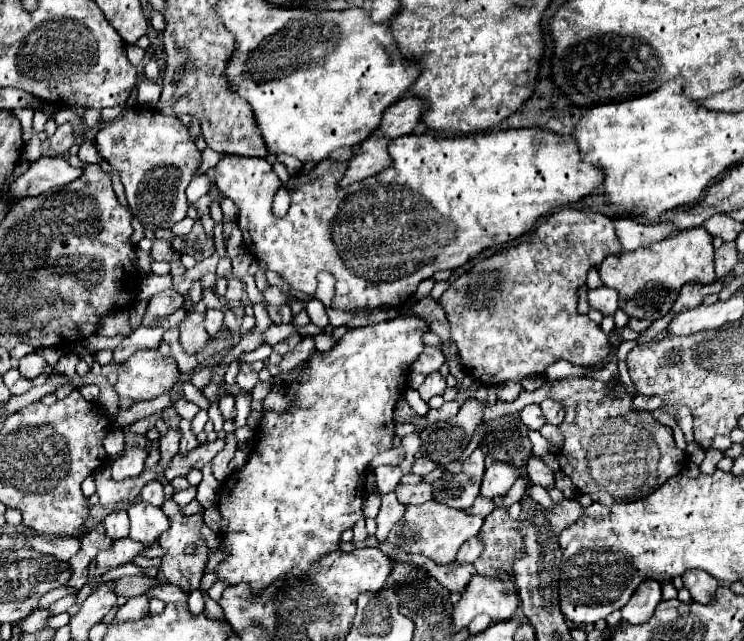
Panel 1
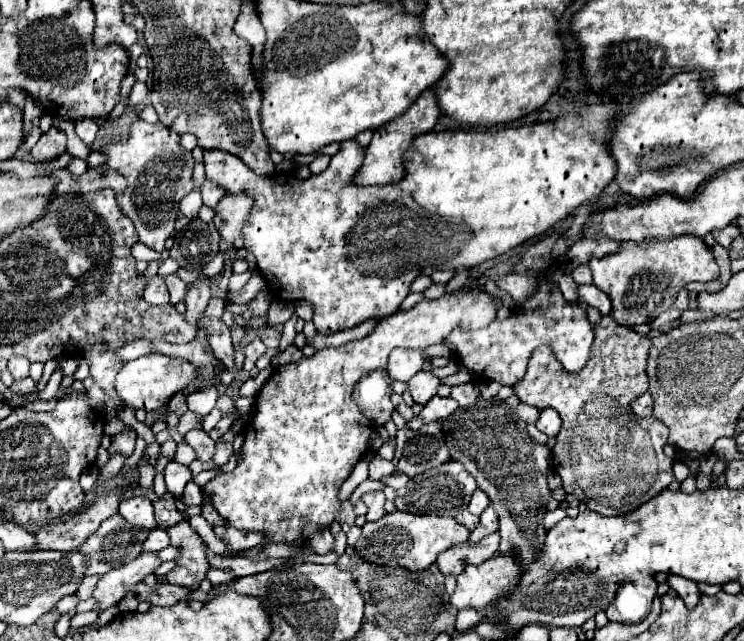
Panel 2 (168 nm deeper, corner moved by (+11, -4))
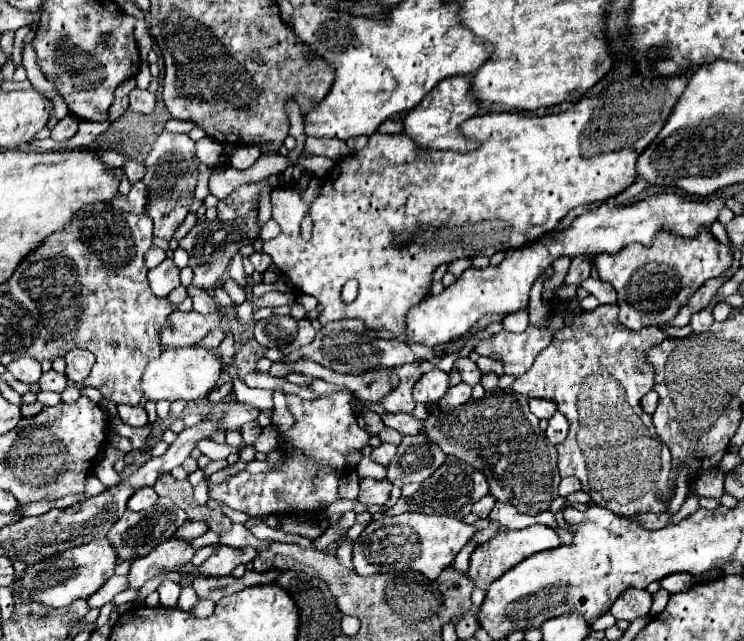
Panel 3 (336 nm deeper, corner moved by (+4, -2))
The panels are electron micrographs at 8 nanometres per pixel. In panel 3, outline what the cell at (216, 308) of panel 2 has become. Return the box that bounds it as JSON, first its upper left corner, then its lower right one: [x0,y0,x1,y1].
[223,279,245,305]

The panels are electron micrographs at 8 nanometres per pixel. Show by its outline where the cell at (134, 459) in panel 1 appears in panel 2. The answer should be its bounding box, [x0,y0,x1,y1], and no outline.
[110,425,136,455]

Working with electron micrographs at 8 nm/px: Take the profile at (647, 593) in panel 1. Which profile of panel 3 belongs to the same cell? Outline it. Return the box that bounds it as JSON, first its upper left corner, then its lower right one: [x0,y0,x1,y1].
[611,589,653,621]

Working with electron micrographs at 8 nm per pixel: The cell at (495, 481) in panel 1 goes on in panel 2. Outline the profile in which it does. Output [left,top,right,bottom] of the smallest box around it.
[468,489,490,515]

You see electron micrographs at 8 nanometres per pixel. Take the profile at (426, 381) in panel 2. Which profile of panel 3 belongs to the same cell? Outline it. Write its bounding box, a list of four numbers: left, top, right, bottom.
[413,369,449,403]

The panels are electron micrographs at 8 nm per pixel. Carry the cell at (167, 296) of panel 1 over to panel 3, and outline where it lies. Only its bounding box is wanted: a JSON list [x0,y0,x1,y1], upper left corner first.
[149,259,181,297]

